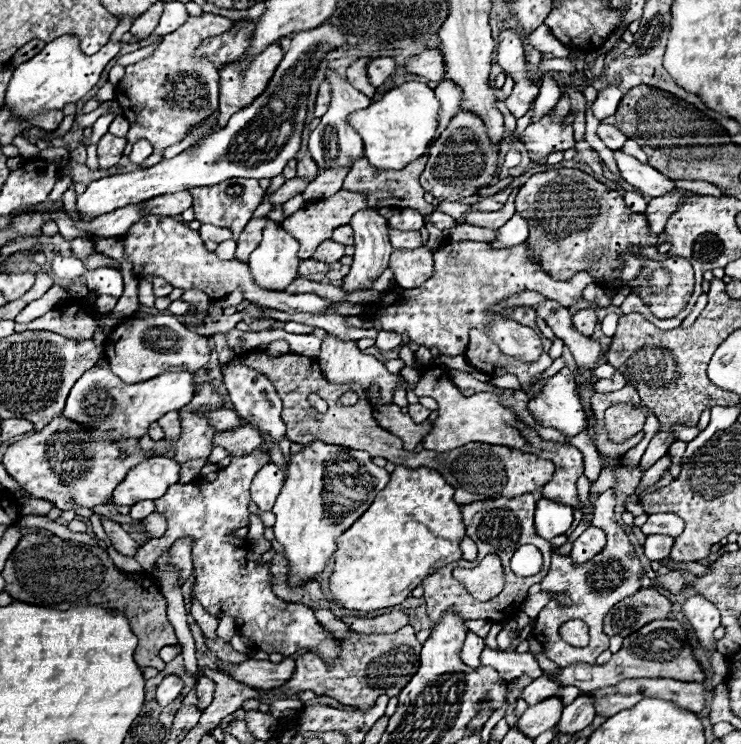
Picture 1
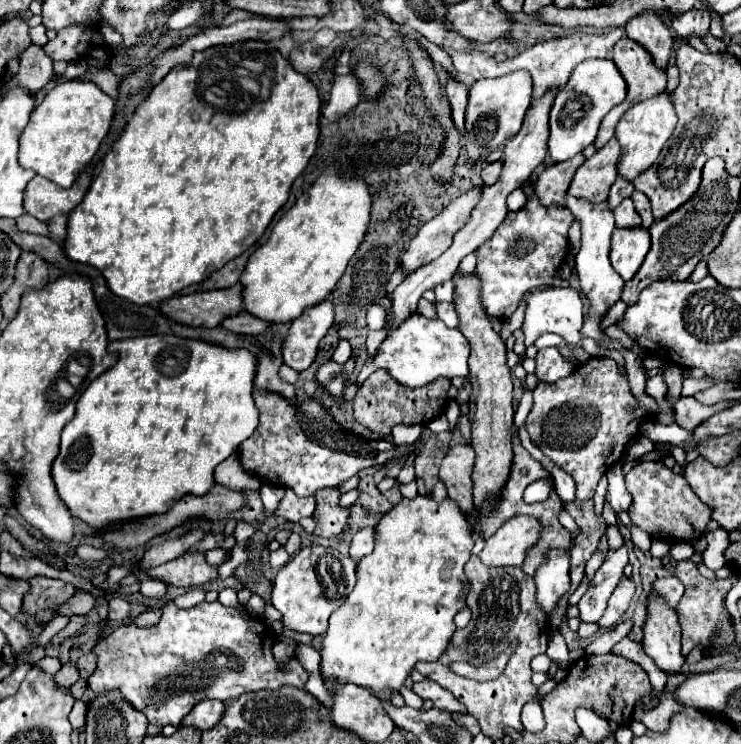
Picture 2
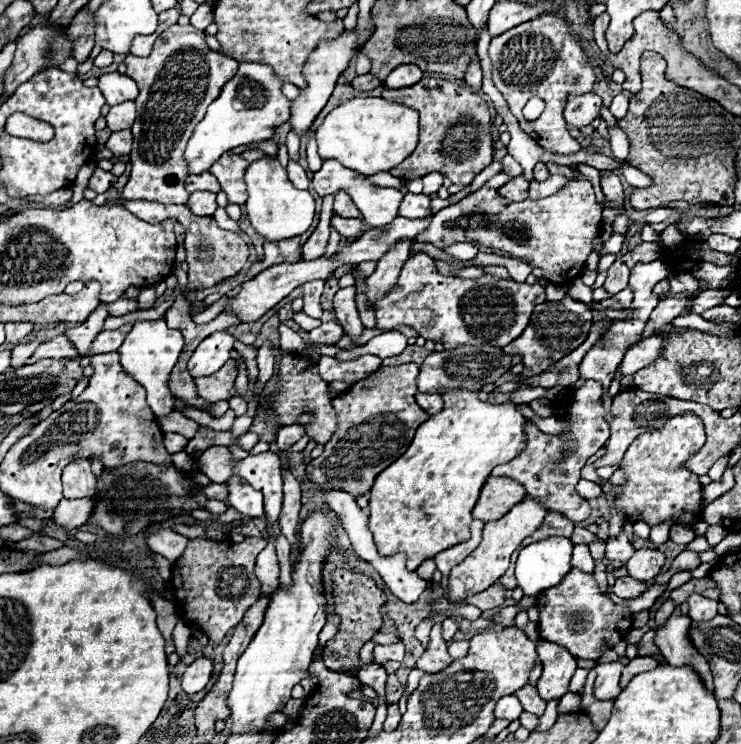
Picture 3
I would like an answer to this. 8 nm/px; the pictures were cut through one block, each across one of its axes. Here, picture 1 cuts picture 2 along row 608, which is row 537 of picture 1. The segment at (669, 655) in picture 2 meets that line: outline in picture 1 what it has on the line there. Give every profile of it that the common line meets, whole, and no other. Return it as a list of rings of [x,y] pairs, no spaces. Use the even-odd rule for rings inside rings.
[[[648,536],[644,542],[644,554],[648,560],[664,560],[672,550],[672,536]]]

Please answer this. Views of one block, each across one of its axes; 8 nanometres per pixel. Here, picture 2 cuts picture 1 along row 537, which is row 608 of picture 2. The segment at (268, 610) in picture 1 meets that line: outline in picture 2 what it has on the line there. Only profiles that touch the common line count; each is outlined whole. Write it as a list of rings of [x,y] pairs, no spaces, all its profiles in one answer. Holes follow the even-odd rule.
[[[168,600],[156,626],[138,628],[124,624],[94,646],[98,666],[88,678],[88,686],[96,694],[120,688],[124,698],[158,728],[166,724],[178,726],[206,698],[224,702],[246,692],[276,690],[282,684],[304,688],[308,674],[298,660],[292,660],[286,670],[276,666],[270,634],[272,630],[264,622],[248,622],[242,612],[226,608],[220,602],[180,608]]]

